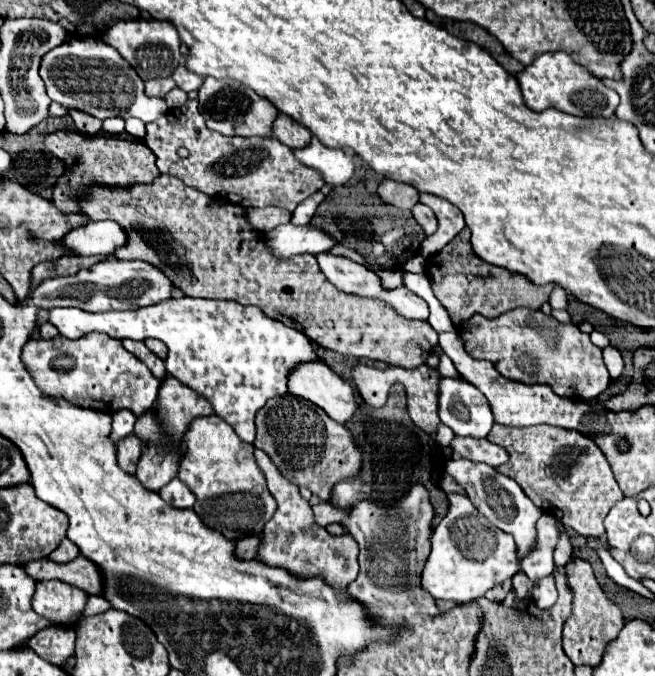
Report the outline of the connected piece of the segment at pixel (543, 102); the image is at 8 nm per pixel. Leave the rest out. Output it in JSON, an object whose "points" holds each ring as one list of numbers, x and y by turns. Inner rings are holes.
{"points":[[544,52,530,66,526,66,516,76,524,102,530,110,542,112,546,108,556,108,560,112,582,116,582,118,610,118,618,106,618,94,602,84,600,78,576,66,576,62,566,52]]}

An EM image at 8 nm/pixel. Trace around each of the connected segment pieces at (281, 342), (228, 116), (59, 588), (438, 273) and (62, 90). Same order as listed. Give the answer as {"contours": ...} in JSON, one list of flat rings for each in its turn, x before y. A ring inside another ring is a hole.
{"contours":[[[172,298,154,306,146,306,140,310,118,310,118,312,100,312,88,314,78,308,52,308,48,310,50,324,58,328,58,332,66,338,80,338,88,332,104,332,112,338,130,338,130,340,145,341,148,338,158,338,168,346,166,370,180,384,194,390,198,396,210,402,216,416,226,420,234,432,248,444,254,442,254,416,266,404,268,398,286,394,286,376,288,372,308,360,316,360,316,352,312,350,308,338,296,328,284,326,278,320,268,318,256,306,242,306,232,300,210,300,210,298]],[[204,78,200,86,200,114,206,120,210,130,216,130,224,136,272,136,272,124,278,116,276,106,268,100,256,96,250,88,244,88,236,80,216,80]],[[62,580,36,582,36,594,32,598,32,608,36,614,52,620,56,626,72,628,72,620,78,618,88,602,88,594,70,586]],[[464,228,460,234,456,234,438,254,434,254,426,260,426,276,430,278,434,296,448,310,448,314,456,326,460,322,468,320,468,316,472,316,476,312,480,312,486,318,496,318,514,308,540,310,540,306,548,302,550,292,556,286,556,284,536,286,526,276,512,274,506,268,492,266,492,264,480,260,472,252,468,228]],[[72,38,58,48,50,50,42,58,42,80,50,88,50,100,76,108,86,114,92,114,100,120,120,116,120,118,140,118,142,122,154,122,168,112,168,106,162,98,148,98,144,94,144,82,136,76,134,68,128,68,128,62,120,54,104,44,100,38]]]}

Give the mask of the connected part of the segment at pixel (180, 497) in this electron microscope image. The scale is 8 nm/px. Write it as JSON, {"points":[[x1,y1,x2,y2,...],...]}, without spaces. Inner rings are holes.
{"points":[[174,478,174,480,170,480,166,486,162,486,158,494,160,494,160,498,162,498,166,504,170,504,170,506,174,506,174,508,192,508,192,506,194,506,194,494,192,494,190,488,188,488,182,480,178,480,178,478]]}

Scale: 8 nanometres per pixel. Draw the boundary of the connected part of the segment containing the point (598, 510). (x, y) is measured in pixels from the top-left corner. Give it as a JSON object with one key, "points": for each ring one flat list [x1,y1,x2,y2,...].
{"points":[[494,424,488,440,500,444,510,454,510,460,498,466,498,472,516,480,544,514,562,520,564,526,574,528,580,536,604,538,604,518,610,508,624,498,624,494,614,480,606,456,592,438,576,430,548,424,528,428,504,428]]}

